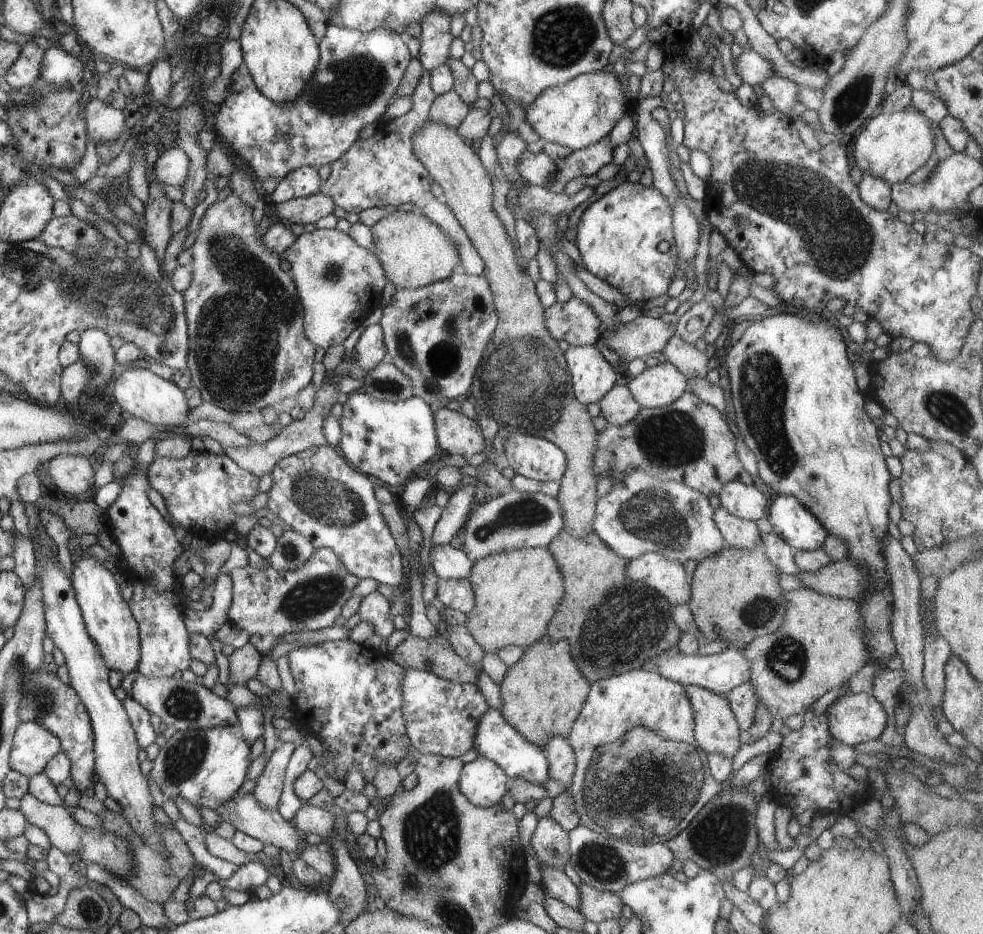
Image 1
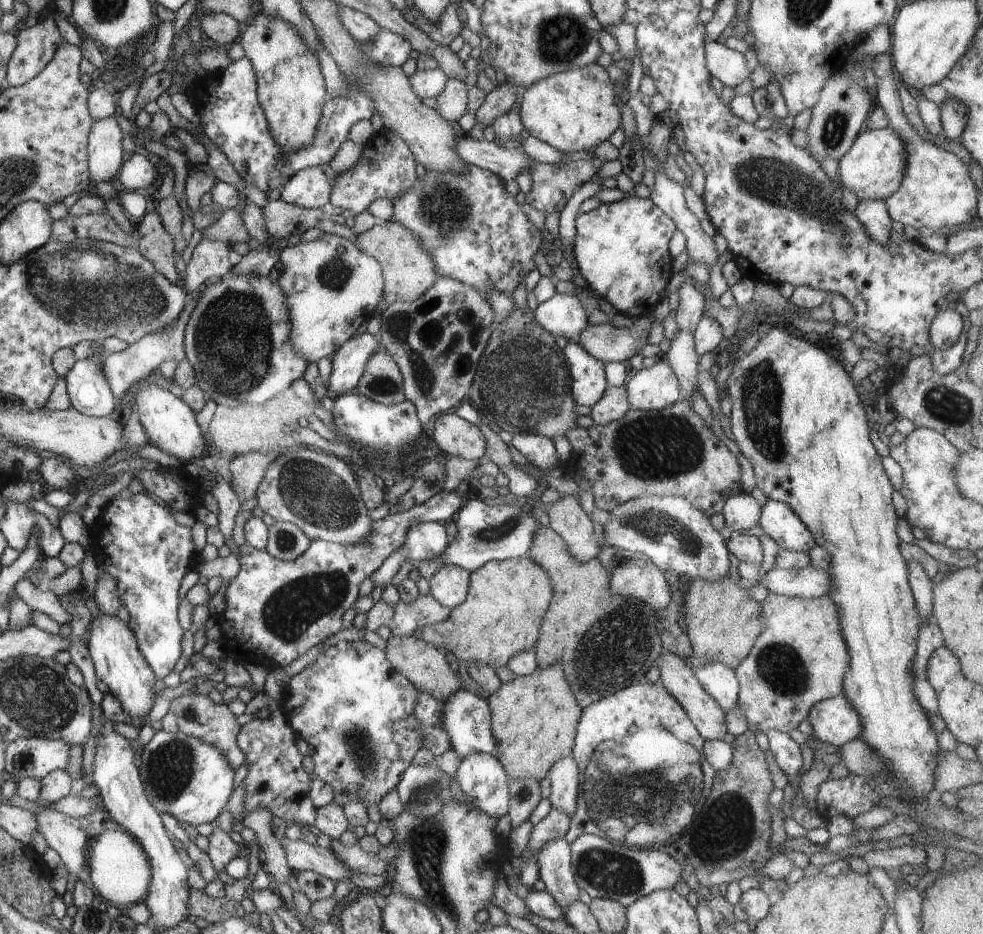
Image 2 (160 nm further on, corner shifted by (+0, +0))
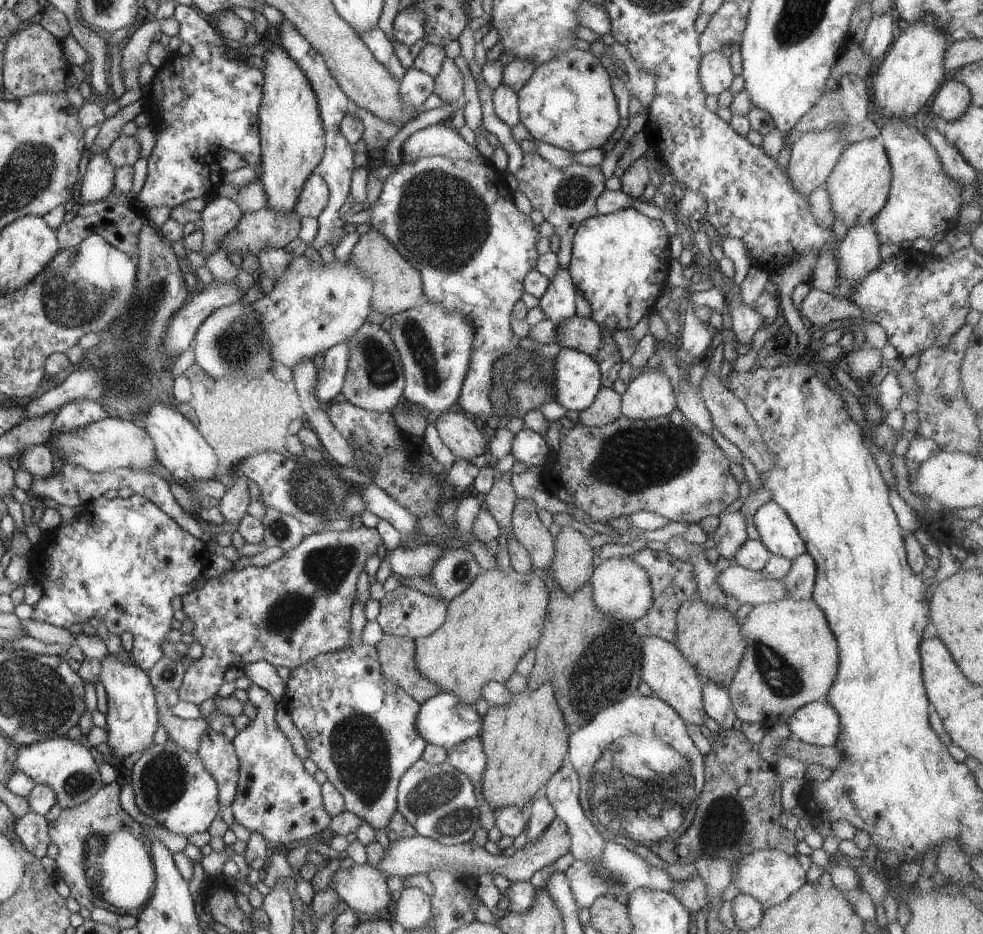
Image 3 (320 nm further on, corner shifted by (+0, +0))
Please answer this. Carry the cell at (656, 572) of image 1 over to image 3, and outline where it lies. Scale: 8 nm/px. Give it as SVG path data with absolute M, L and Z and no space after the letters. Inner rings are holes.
M618 556L602 559L602 563L595 567L592 577L592 600L596 610L604 612L610 618L618 618L622 622L630 622L630 620L638 620L652 608L654 602L654 590L648 578L648 570L642 566L638 566L630 556Z

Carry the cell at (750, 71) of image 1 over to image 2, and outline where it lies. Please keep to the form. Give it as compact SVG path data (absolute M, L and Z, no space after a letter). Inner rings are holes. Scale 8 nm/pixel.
M717 41L705 42L706 67L724 87L735 88L751 76L745 54L730 50Z

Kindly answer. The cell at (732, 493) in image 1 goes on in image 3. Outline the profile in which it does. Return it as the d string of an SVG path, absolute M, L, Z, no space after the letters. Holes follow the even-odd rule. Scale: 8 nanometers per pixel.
M725 511L720 514L720 524L716 529L716 533L710 537L716 539L719 544L717 546L718 554L726 560L734 563L734 556L740 550L740 546L749 540L746 531L746 521L748 519L738 512Z

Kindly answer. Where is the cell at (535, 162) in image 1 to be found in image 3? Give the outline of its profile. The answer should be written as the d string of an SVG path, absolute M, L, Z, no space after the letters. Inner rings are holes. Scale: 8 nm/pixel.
M442 122L439 124L434 124L433 126L428 126L428 128L424 128L423 130L419 130L415 134L412 134L402 144L401 155L403 156L404 154L408 154L408 156L412 156L412 158L419 159L422 157L442 156L448 157L453 161L474 160L474 158L481 156L476 146L465 142L465 140L460 136L458 130L453 128L448 122Z

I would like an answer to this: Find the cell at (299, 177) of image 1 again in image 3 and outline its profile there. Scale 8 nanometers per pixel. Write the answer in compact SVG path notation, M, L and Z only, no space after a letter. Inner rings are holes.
M314 172L308 176L308 180L296 200L295 212L302 218L317 218L326 207L328 189L326 182L320 174Z

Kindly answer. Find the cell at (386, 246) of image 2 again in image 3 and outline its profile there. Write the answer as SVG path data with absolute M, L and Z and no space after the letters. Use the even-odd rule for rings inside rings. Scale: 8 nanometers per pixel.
M375 229L360 236L360 240L352 248L349 262L364 270L364 274L374 282L374 294L370 302L372 311L392 317L424 302L422 274L394 248L394 244L384 234Z

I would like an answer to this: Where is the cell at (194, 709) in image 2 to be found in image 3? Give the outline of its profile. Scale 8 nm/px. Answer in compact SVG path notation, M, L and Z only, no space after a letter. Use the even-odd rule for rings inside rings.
M207 727L200 738L197 752L203 759L204 766L219 783L219 810L230 807L239 787L239 758L236 755L234 741L229 741L223 734Z

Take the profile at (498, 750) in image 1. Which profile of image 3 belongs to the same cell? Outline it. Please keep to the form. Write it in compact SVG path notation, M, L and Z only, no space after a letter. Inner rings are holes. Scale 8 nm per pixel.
M440 693L434 698L426 700L418 710L416 716L416 730L426 740L427 744L438 745L447 752L454 750L454 746L462 744L464 740L478 738L482 732L483 716L476 712L475 704L462 702L456 694Z

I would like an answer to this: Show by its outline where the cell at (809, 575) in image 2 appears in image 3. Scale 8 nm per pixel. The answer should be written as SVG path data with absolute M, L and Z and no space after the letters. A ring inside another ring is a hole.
M732 564L718 578L720 590L738 602L755 605L788 598L784 578L768 578L762 572L755 572Z

